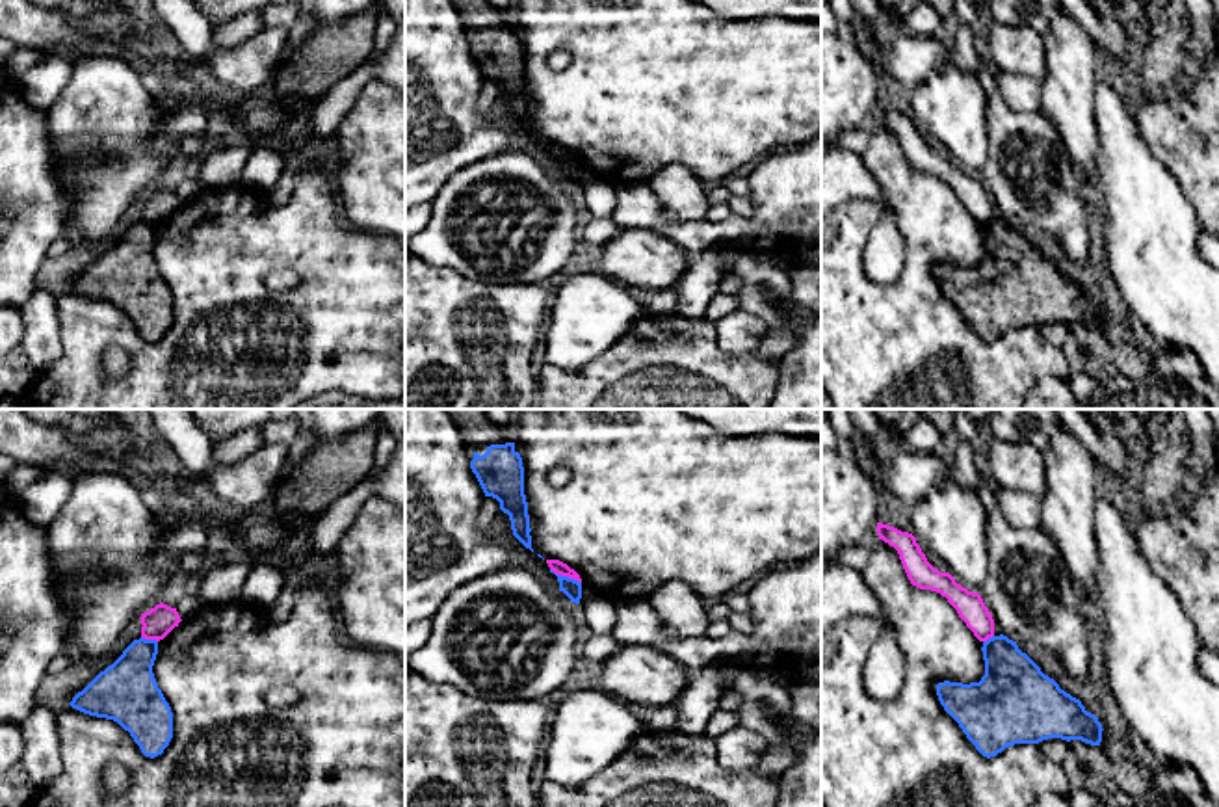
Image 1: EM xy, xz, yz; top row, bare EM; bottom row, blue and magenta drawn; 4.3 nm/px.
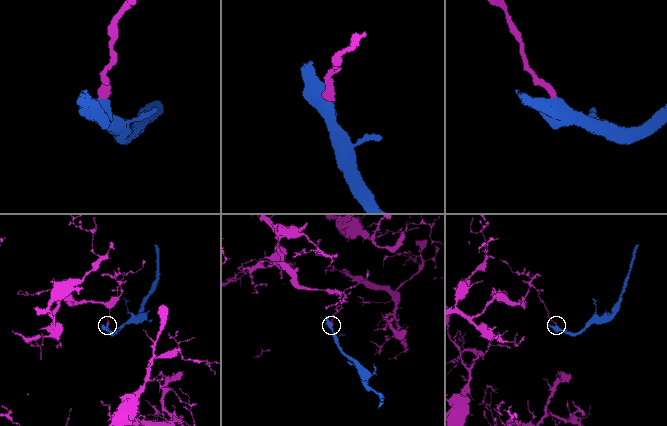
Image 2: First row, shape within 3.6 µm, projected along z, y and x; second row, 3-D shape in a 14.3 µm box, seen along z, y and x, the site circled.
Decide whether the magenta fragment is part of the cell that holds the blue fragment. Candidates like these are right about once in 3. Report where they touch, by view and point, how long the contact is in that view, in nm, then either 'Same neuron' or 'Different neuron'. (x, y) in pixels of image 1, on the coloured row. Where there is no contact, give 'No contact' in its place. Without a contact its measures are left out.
Touches blue at xz (565, 577). Shared border 150 nm. Different neuron

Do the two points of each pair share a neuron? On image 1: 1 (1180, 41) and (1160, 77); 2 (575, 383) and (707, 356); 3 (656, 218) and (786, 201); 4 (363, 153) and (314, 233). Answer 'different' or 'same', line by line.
1: same
2: same
3: same
4: different

